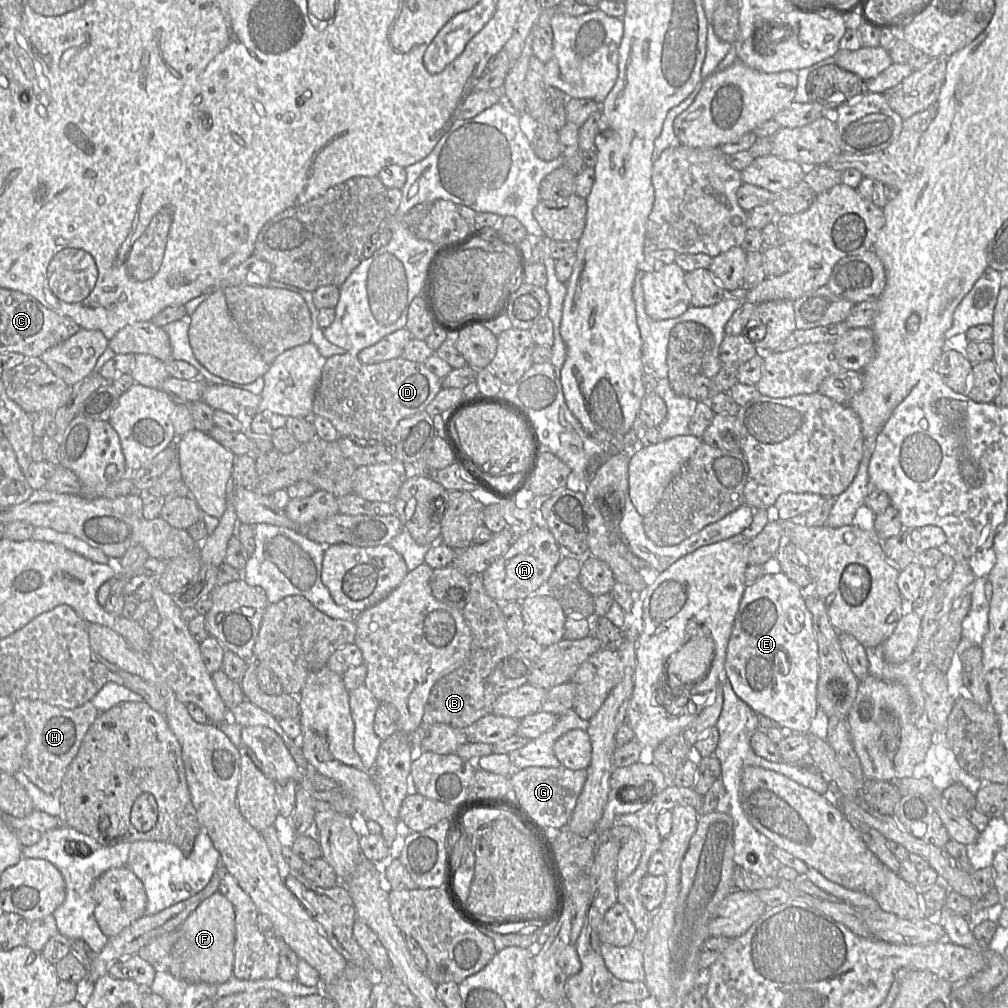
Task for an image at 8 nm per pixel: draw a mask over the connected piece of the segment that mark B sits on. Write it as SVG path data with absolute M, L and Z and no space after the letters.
M469 573L468 577L469 598L461 612L472 635L470 655L462 665L439 678L432 686L424 708L423 725L444 723L467 729L478 719L492 714L494 702L500 694L528 684L533 669L533 661L526 658L517 646L516 638L526 635L521 602L495 601L486 593L479 573Z

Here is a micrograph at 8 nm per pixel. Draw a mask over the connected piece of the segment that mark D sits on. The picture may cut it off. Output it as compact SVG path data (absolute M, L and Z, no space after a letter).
M350 353L333 355L326 358L322 368L312 416L329 420L339 436L358 444L383 445L394 457L394 430L399 421L425 411L441 389L441 379L423 363L398 357L363 364Z

